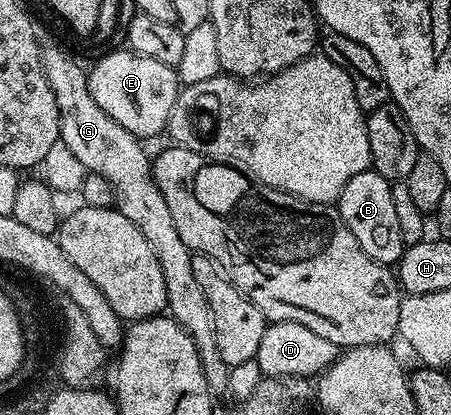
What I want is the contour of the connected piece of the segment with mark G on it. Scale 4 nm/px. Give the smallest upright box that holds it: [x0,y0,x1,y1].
[44,48,230,391]

